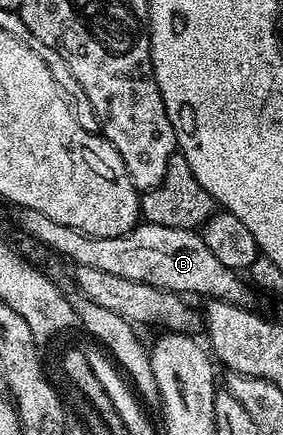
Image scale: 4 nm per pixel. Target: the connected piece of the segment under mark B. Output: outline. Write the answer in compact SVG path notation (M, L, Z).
M20 207L17 214L20 225L33 238L57 254L72 259L72 264L89 269L101 269L101 273L113 273L113 277L125 277L125 281L148 283L166 291L192 291L195 295L207 295L208 300L220 299L245 308L252 306L252 288L245 282L244 276L221 265L221 261L217 261L217 257L209 253L209 245L205 245L198 230L169 229L165 225L140 221L135 224L133 230L121 237L93 237L69 225L61 225L45 217L45 213L37 213L37 209Z

